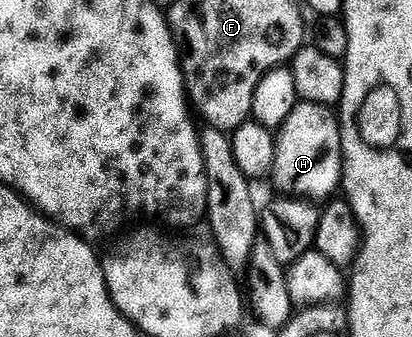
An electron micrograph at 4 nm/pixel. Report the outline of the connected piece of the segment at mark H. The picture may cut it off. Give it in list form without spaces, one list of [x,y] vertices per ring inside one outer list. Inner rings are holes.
[[[300,102],[295,105],[295,112],[289,114],[282,128],[278,129],[275,137],[275,161],[271,167],[270,179],[275,180],[276,190],[283,192],[279,194],[284,197],[306,198],[311,202],[323,199],[326,201],[340,191],[343,179],[343,134],[340,117],[331,112],[334,111],[325,104]]]

